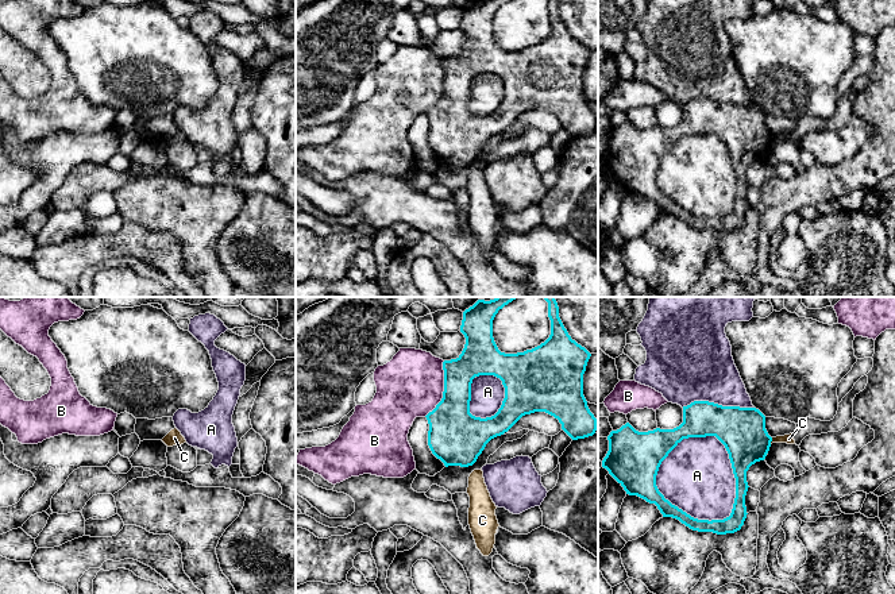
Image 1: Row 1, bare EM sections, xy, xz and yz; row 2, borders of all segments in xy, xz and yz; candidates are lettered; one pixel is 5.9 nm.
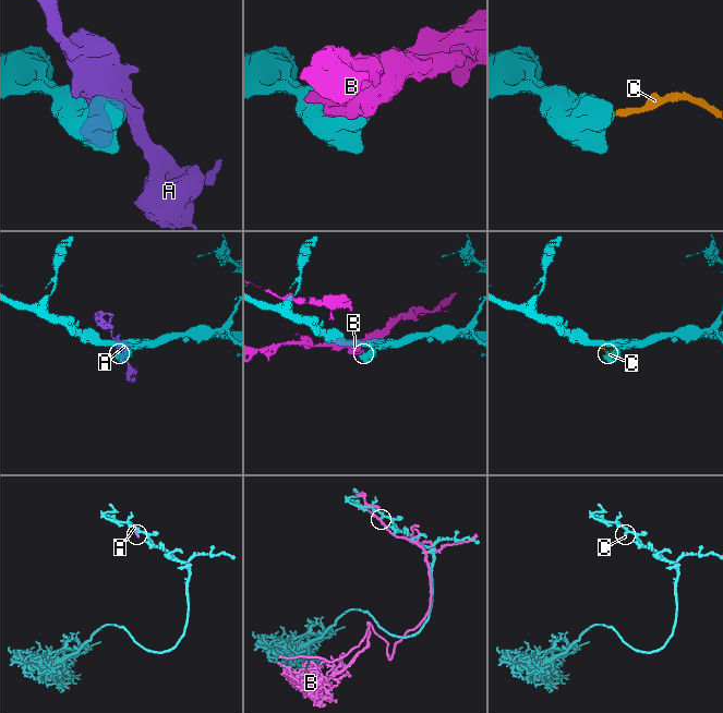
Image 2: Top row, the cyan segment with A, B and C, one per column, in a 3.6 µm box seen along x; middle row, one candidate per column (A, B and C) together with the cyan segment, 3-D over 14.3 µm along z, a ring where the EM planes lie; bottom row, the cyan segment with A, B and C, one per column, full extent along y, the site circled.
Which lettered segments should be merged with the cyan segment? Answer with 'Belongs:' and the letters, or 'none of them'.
Belongs: none of them

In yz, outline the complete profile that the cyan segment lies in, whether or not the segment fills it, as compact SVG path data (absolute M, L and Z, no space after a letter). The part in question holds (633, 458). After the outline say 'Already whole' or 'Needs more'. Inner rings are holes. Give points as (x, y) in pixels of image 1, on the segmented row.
M694 401L683 406L683 423L674 429L636 431L629 423L607 436L609 451L602 467L624 487L626 494L655 504L663 517L672 517L693 531L717 535L734 533L747 518L747 471L764 460L772 437L765 429L765 416L756 408L722 406ZM715 436L726 448L736 478L736 498L729 517L698 520L672 505L659 491L656 475L661 462L688 437Z. Already whole

